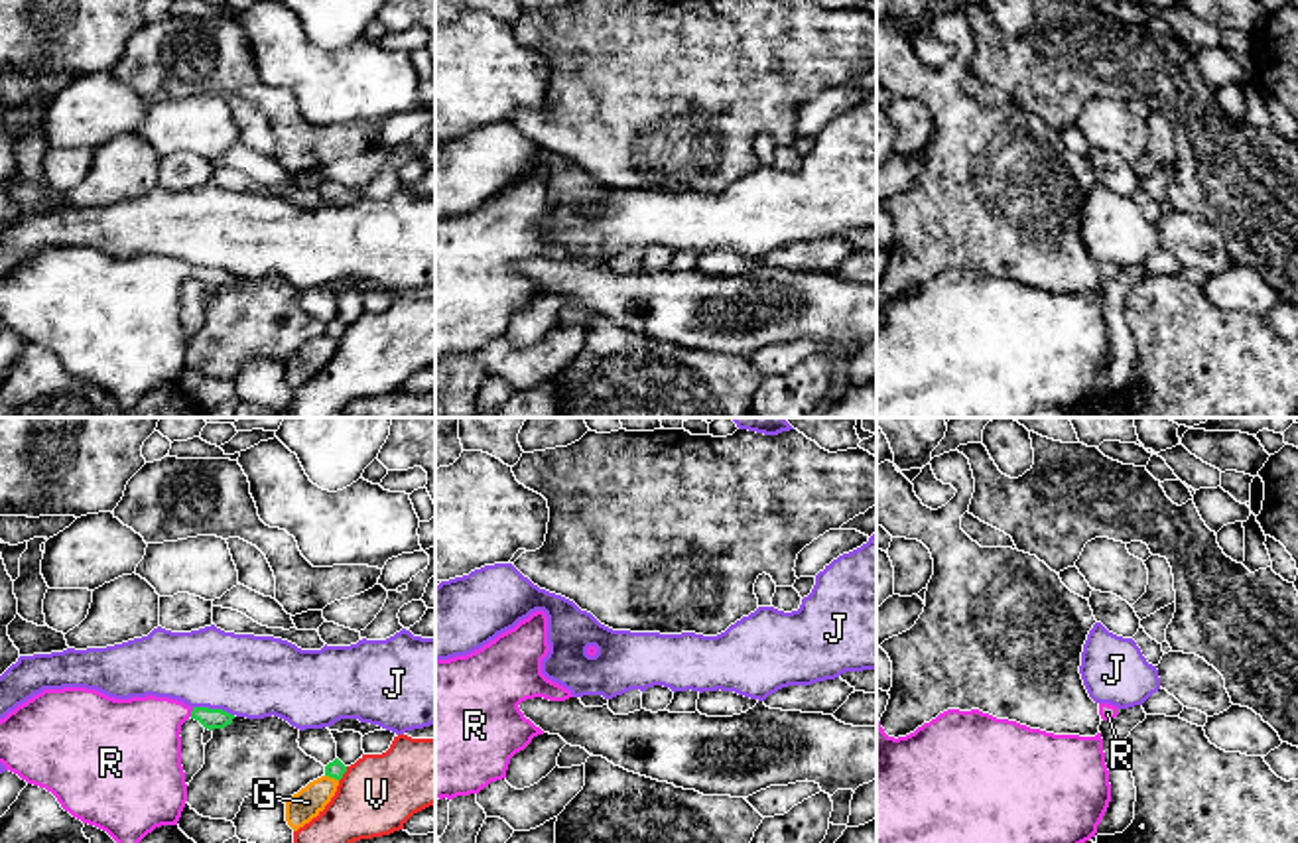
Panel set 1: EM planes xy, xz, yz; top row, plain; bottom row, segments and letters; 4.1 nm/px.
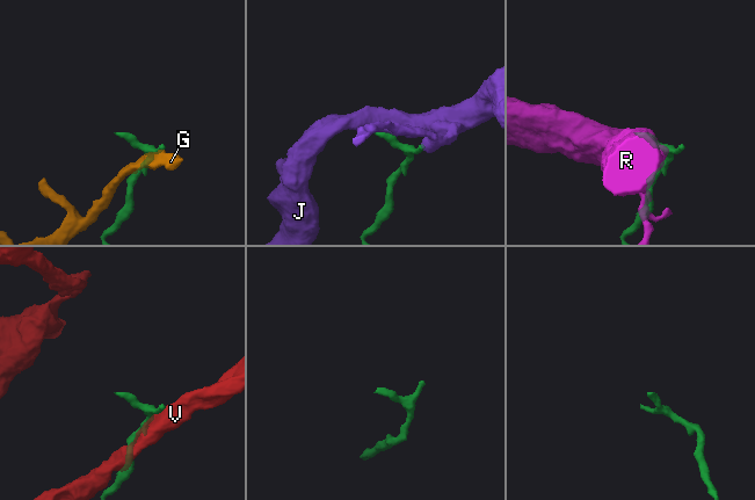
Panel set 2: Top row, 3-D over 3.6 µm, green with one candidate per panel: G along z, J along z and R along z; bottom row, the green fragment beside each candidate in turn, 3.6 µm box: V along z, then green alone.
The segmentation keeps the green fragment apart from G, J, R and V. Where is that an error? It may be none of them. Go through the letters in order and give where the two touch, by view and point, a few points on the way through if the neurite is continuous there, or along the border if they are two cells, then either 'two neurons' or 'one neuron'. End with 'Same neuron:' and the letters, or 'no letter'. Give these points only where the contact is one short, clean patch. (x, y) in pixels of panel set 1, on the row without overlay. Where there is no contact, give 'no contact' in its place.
G: contact xy (331, 335); two neurons
J: contact xy (213, 268); border xy (194, 264), (223, 268), (233, 274); two neurons
R: contact xy (192, 270); way xy (211, 278), (192, 270), (162, 276), (138, 300); one neuron
V: contact xy (343, 331); two neurons
Same neuron: R

